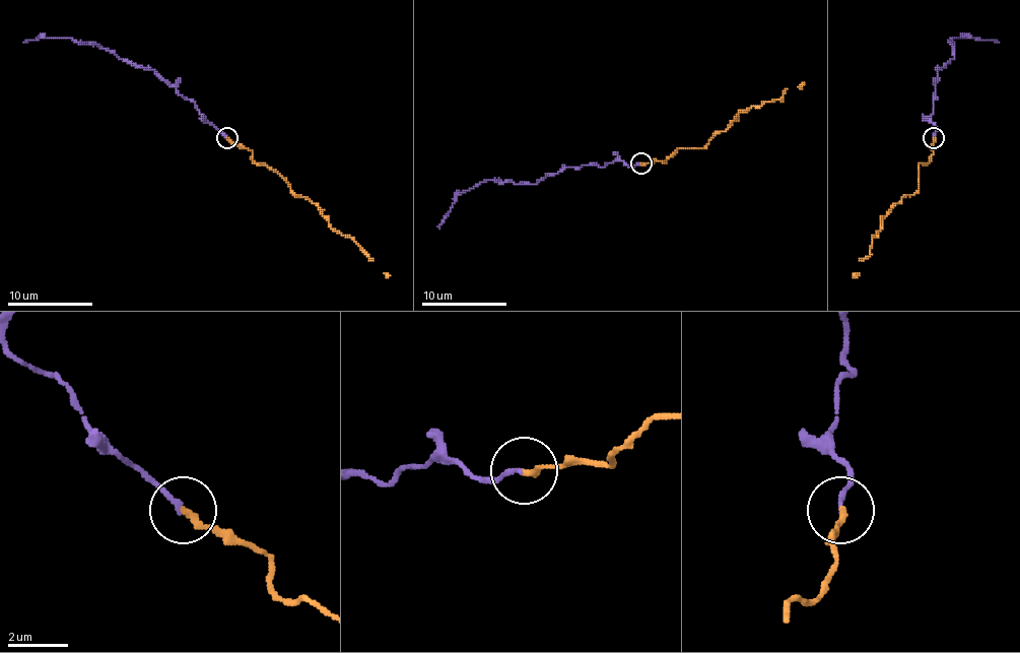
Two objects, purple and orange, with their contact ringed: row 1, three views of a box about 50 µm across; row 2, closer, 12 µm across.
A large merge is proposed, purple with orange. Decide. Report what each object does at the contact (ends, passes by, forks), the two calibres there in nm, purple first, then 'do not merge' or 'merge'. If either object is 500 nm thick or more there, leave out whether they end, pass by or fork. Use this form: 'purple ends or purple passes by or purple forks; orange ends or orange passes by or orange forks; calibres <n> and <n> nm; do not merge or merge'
purple ends; orange ends; calibres 150 and 220 nm; merge

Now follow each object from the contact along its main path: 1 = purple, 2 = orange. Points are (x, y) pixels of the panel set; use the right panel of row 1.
1: (933, 137), (931, 114), (938, 100), (938, 70), (954, 59), (950, 40), (999, 42)
2: (933, 137), (933, 154), (919, 165), (919, 188), (895, 203), (872, 239), (870, 254), (859, 260), (853, 275)

